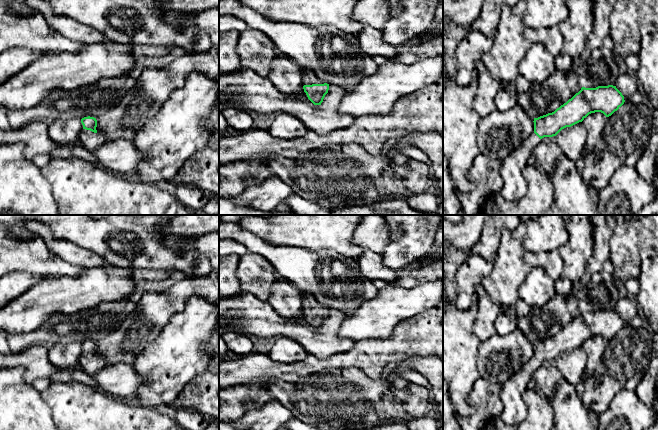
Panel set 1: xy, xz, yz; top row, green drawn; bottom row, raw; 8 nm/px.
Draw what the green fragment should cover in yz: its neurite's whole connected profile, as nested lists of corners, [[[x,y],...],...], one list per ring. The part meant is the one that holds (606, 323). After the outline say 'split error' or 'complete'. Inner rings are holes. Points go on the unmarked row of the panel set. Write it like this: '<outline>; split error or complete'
[[[616,310],[582,311],[554,336],[534,342],[534,356],[502,385],[500,399],[503,409],[498,414],[499,418],[512,425],[526,419],[527,406],[522,394],[542,362],[556,360],[562,353],[582,346],[591,337],[601,336],[609,341],[624,326],[624,320]]]; split error

